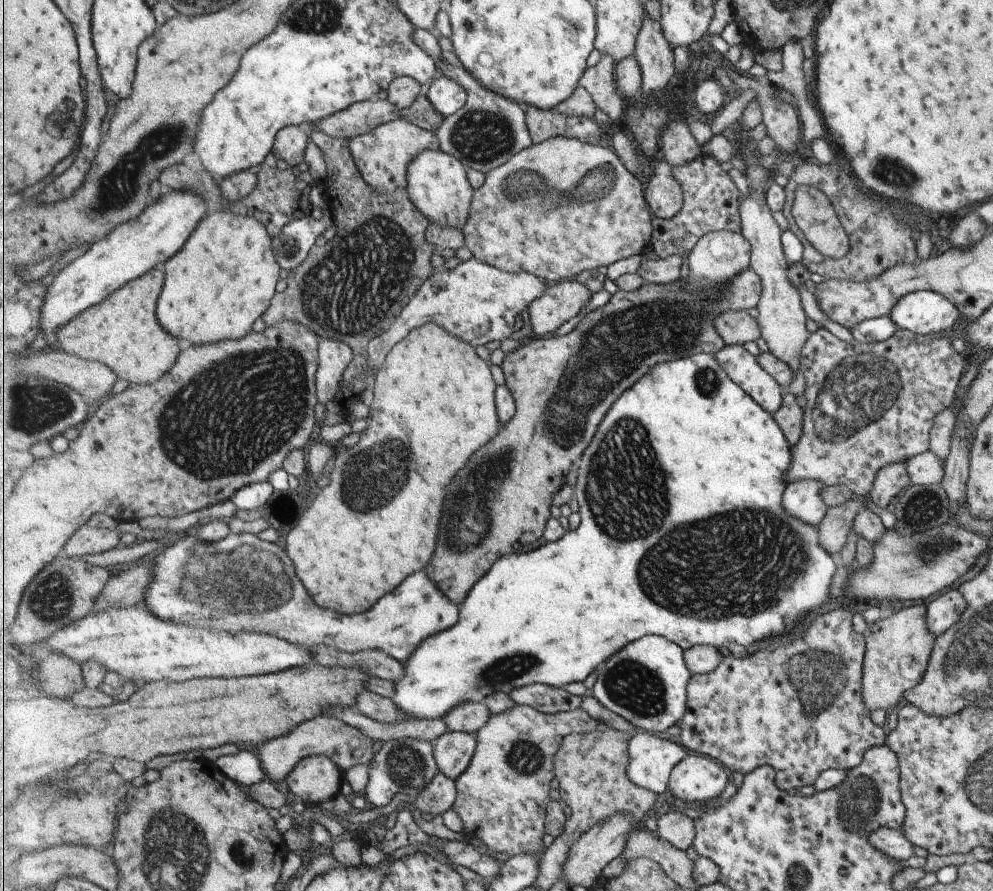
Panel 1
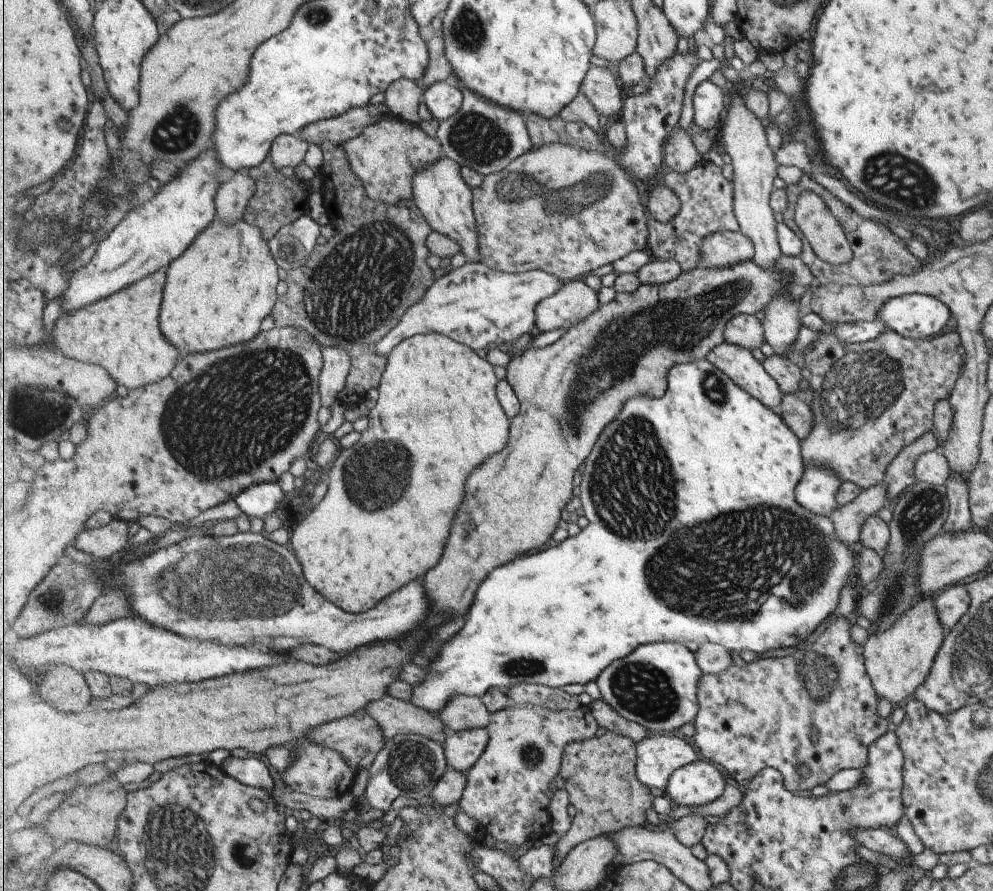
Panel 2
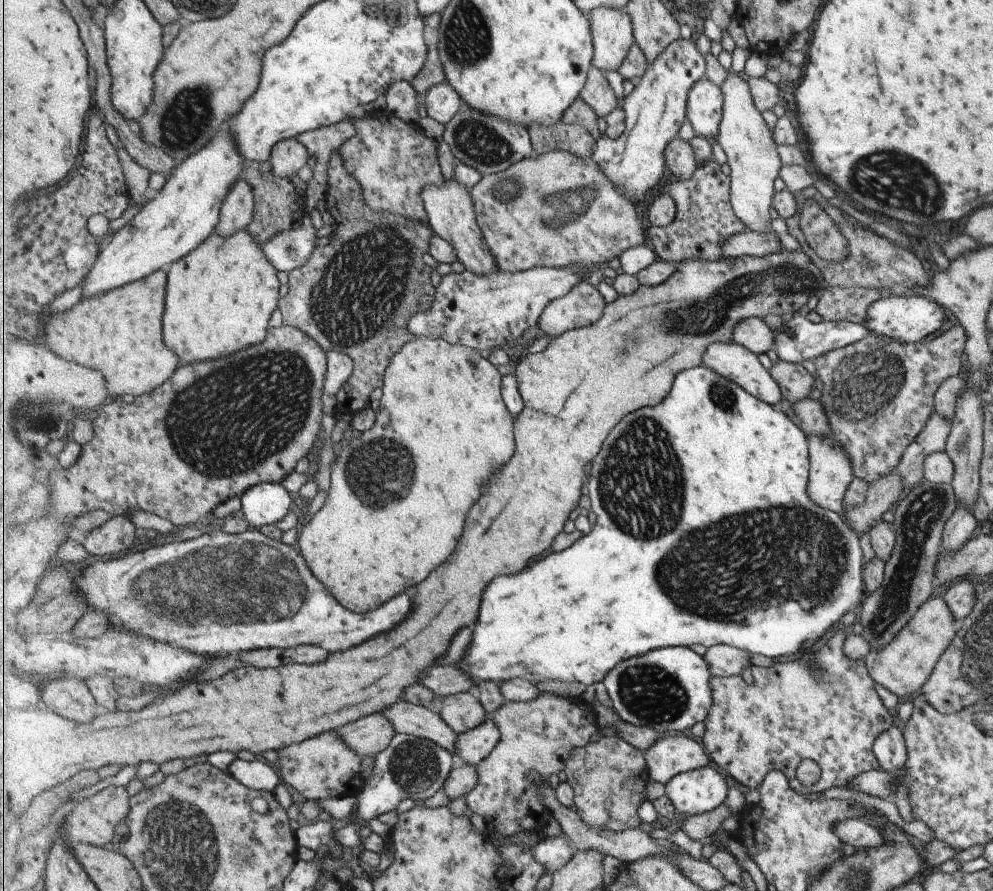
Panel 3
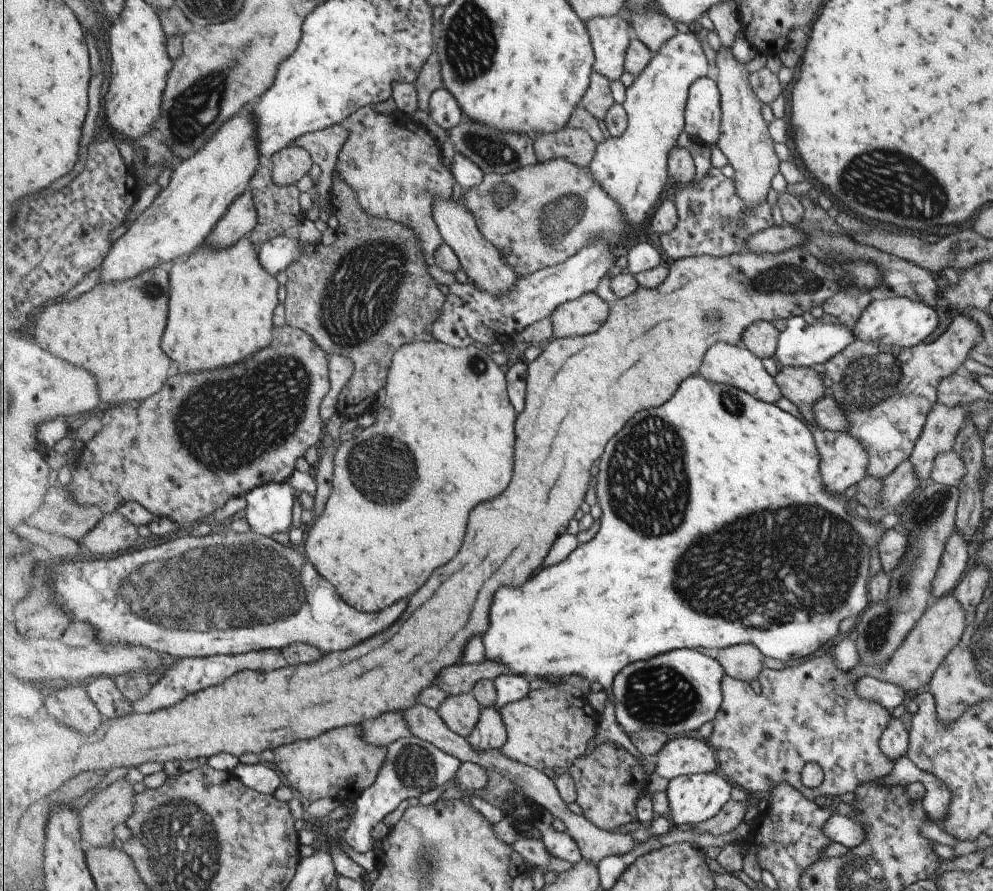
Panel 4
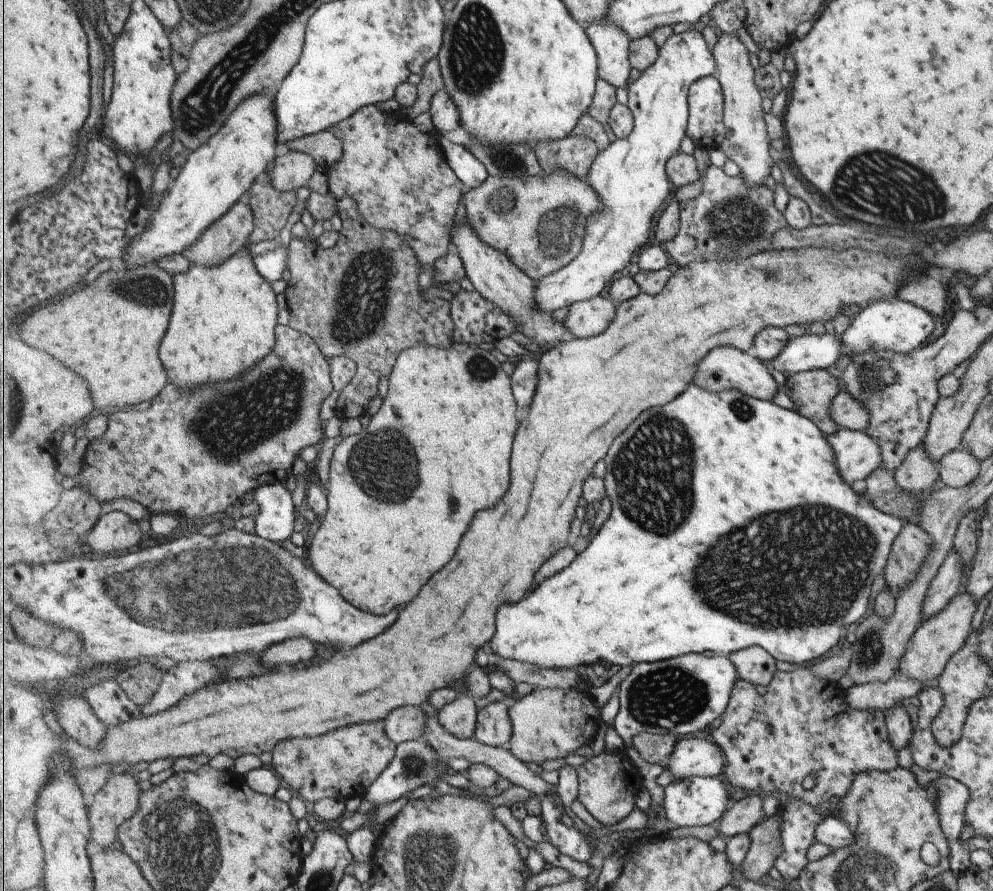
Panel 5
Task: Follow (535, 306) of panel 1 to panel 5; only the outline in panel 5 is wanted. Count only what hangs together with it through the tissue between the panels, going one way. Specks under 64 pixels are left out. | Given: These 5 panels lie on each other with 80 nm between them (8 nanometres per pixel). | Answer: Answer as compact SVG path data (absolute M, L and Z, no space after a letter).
M596 296L572 304L564 321L576 338L596 337L611 326L617 309L611 299Z

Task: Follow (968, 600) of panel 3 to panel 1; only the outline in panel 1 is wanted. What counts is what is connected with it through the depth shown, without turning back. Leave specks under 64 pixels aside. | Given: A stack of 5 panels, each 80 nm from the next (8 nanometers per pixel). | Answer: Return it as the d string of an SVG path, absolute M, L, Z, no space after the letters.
M947 590L926 605L926 627L930 635L937 637L959 620L966 602L957 590Z

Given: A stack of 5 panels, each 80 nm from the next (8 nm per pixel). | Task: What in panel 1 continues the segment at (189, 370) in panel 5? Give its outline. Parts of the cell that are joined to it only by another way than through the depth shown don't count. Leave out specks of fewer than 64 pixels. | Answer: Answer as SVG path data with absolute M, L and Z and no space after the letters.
M219 210L207 215L201 226L189 238L189 244L169 259L165 292L161 294L159 320L179 340L193 344L211 344L221 340L239 340L245 338L253 324L269 310L273 297L277 294L281 265L272 247L272 236L266 226L257 217L241 216Z

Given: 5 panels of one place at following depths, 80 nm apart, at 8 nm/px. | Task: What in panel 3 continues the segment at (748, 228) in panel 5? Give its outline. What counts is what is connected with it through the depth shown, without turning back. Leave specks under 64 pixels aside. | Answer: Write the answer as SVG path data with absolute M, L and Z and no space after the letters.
M709 161L698 168L690 180L671 177L665 186L677 202L678 212L670 226L651 225L647 236L658 259L673 263L687 263L688 260L709 260L715 262L724 256L721 244L729 236L746 232L746 224L736 216L732 206L732 181L725 176L721 164Z

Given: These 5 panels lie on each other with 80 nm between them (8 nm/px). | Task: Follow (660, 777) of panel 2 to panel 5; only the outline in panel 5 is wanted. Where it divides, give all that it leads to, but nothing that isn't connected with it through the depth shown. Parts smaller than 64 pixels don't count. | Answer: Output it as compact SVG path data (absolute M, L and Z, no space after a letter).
M687 738L679 741L665 766L675 779L684 779L719 776L726 764L725 753L714 740Z

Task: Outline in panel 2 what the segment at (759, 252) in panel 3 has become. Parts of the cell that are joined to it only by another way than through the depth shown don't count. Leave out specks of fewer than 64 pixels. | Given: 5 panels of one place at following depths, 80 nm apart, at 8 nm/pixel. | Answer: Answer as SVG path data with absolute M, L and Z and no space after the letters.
M727 231L718 232L717 234L708 237L704 240L704 246L699 253L703 253L704 256L701 259L699 267L715 267L721 268L726 266L733 266L738 262L745 262L751 260L756 255L756 248L754 240L747 236L743 231Z

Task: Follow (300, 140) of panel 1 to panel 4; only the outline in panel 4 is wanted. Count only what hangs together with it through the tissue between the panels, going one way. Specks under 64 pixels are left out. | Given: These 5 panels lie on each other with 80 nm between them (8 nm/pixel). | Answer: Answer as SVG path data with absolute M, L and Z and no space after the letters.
M295 144L275 153L270 161L274 164L274 182L281 187L297 184L311 172L314 163L312 154Z

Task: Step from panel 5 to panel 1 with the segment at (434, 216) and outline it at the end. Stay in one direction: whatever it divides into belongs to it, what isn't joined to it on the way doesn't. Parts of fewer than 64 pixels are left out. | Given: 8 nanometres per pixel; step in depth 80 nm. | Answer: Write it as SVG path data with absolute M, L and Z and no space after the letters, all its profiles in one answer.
M397 119L379 125L371 132L353 137L349 148L367 184L378 193L392 195L398 188L405 189L408 185L410 162L423 151L439 150L440 138L433 131L414 125L412 121Z

